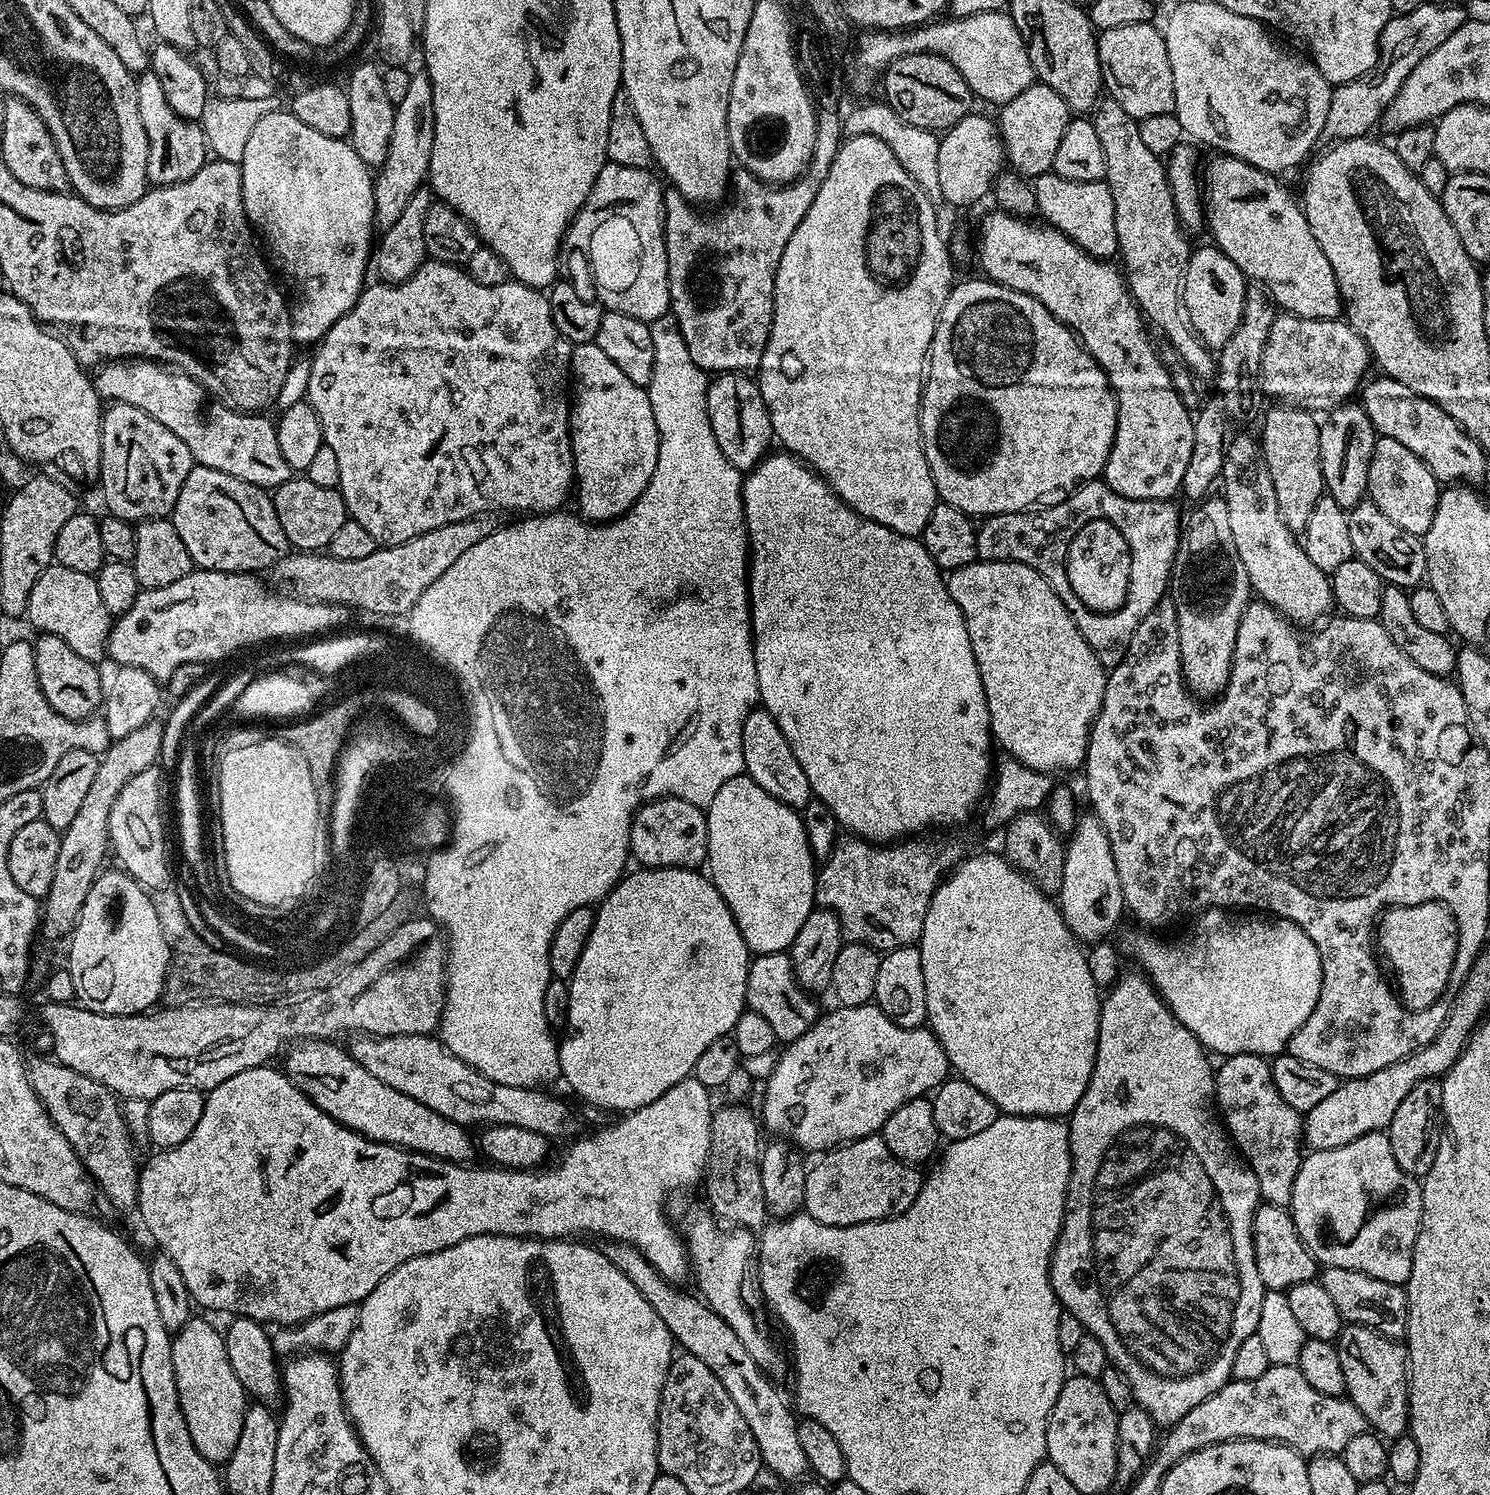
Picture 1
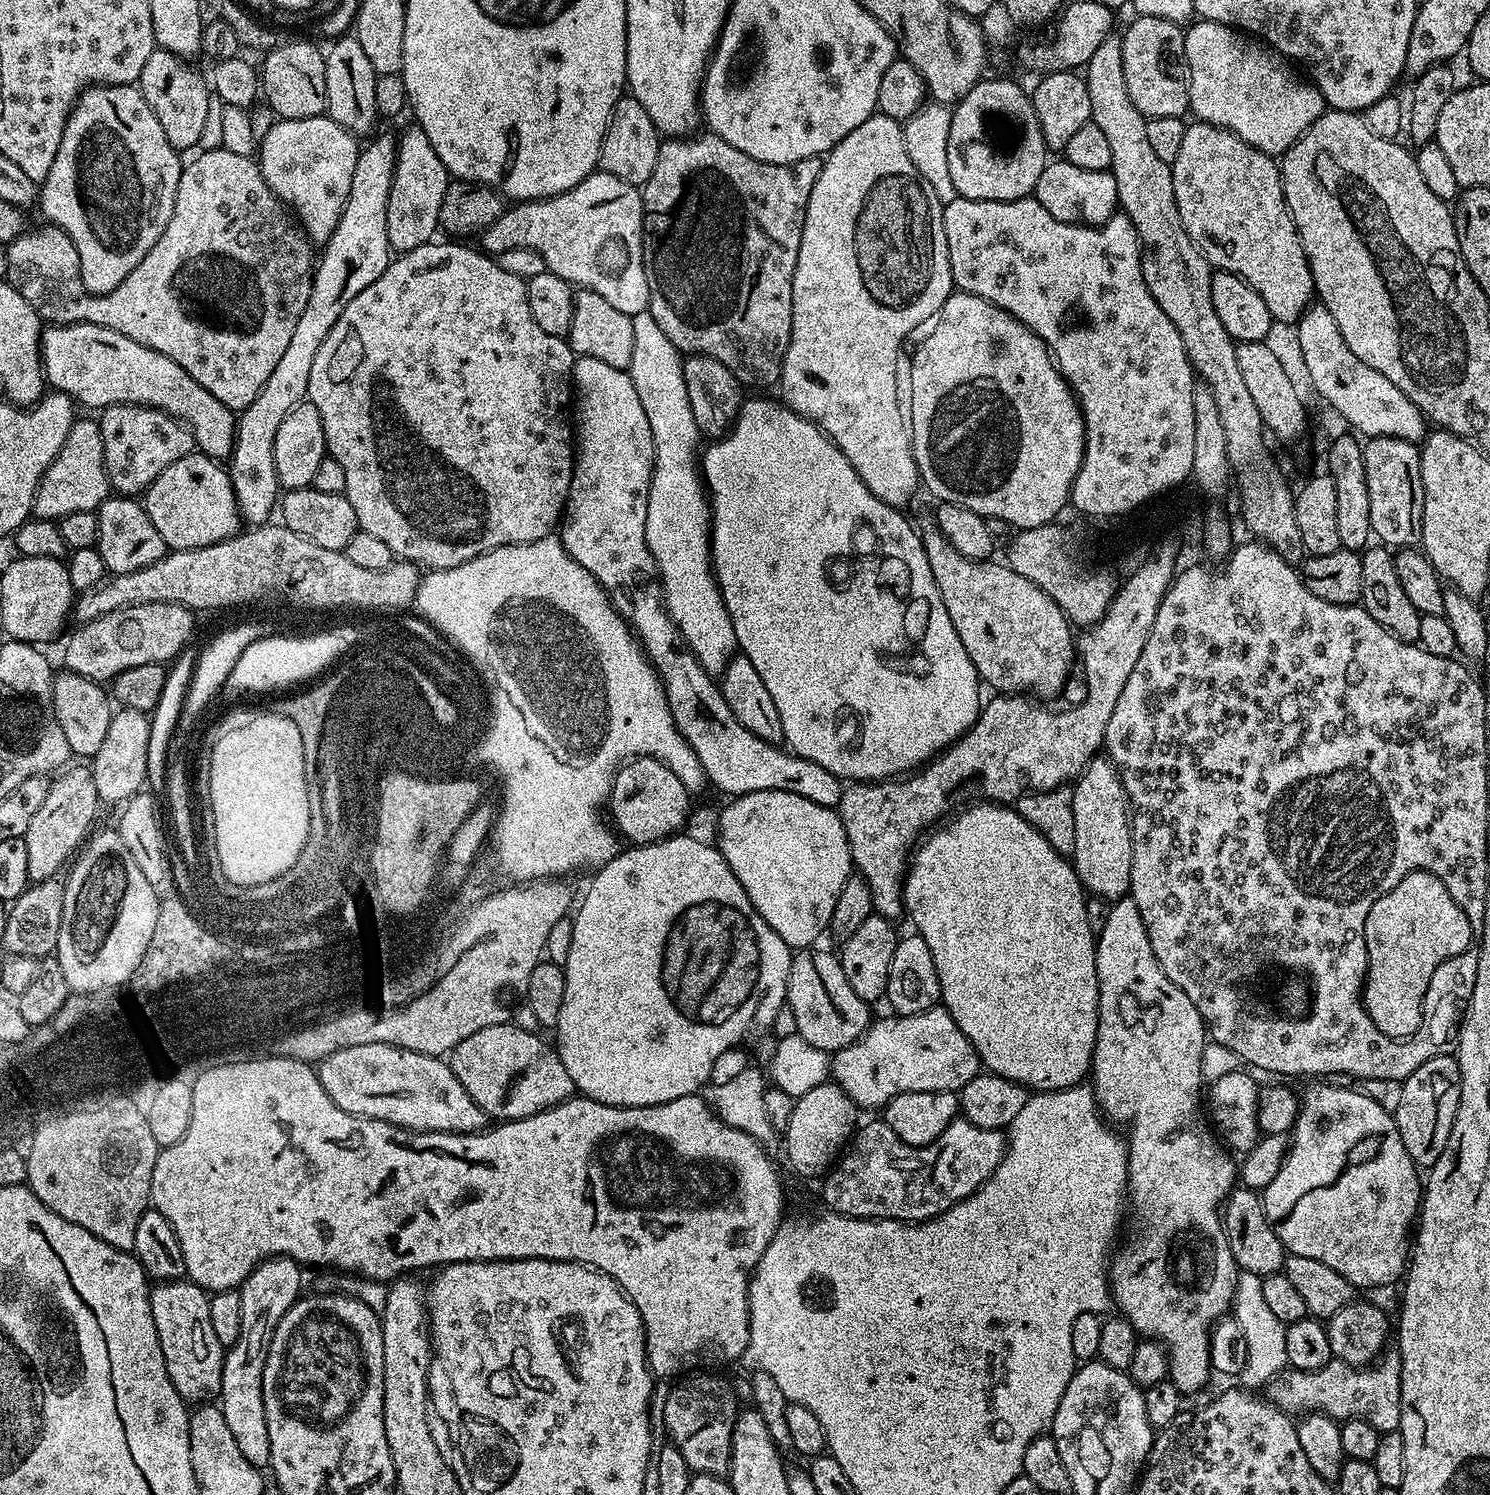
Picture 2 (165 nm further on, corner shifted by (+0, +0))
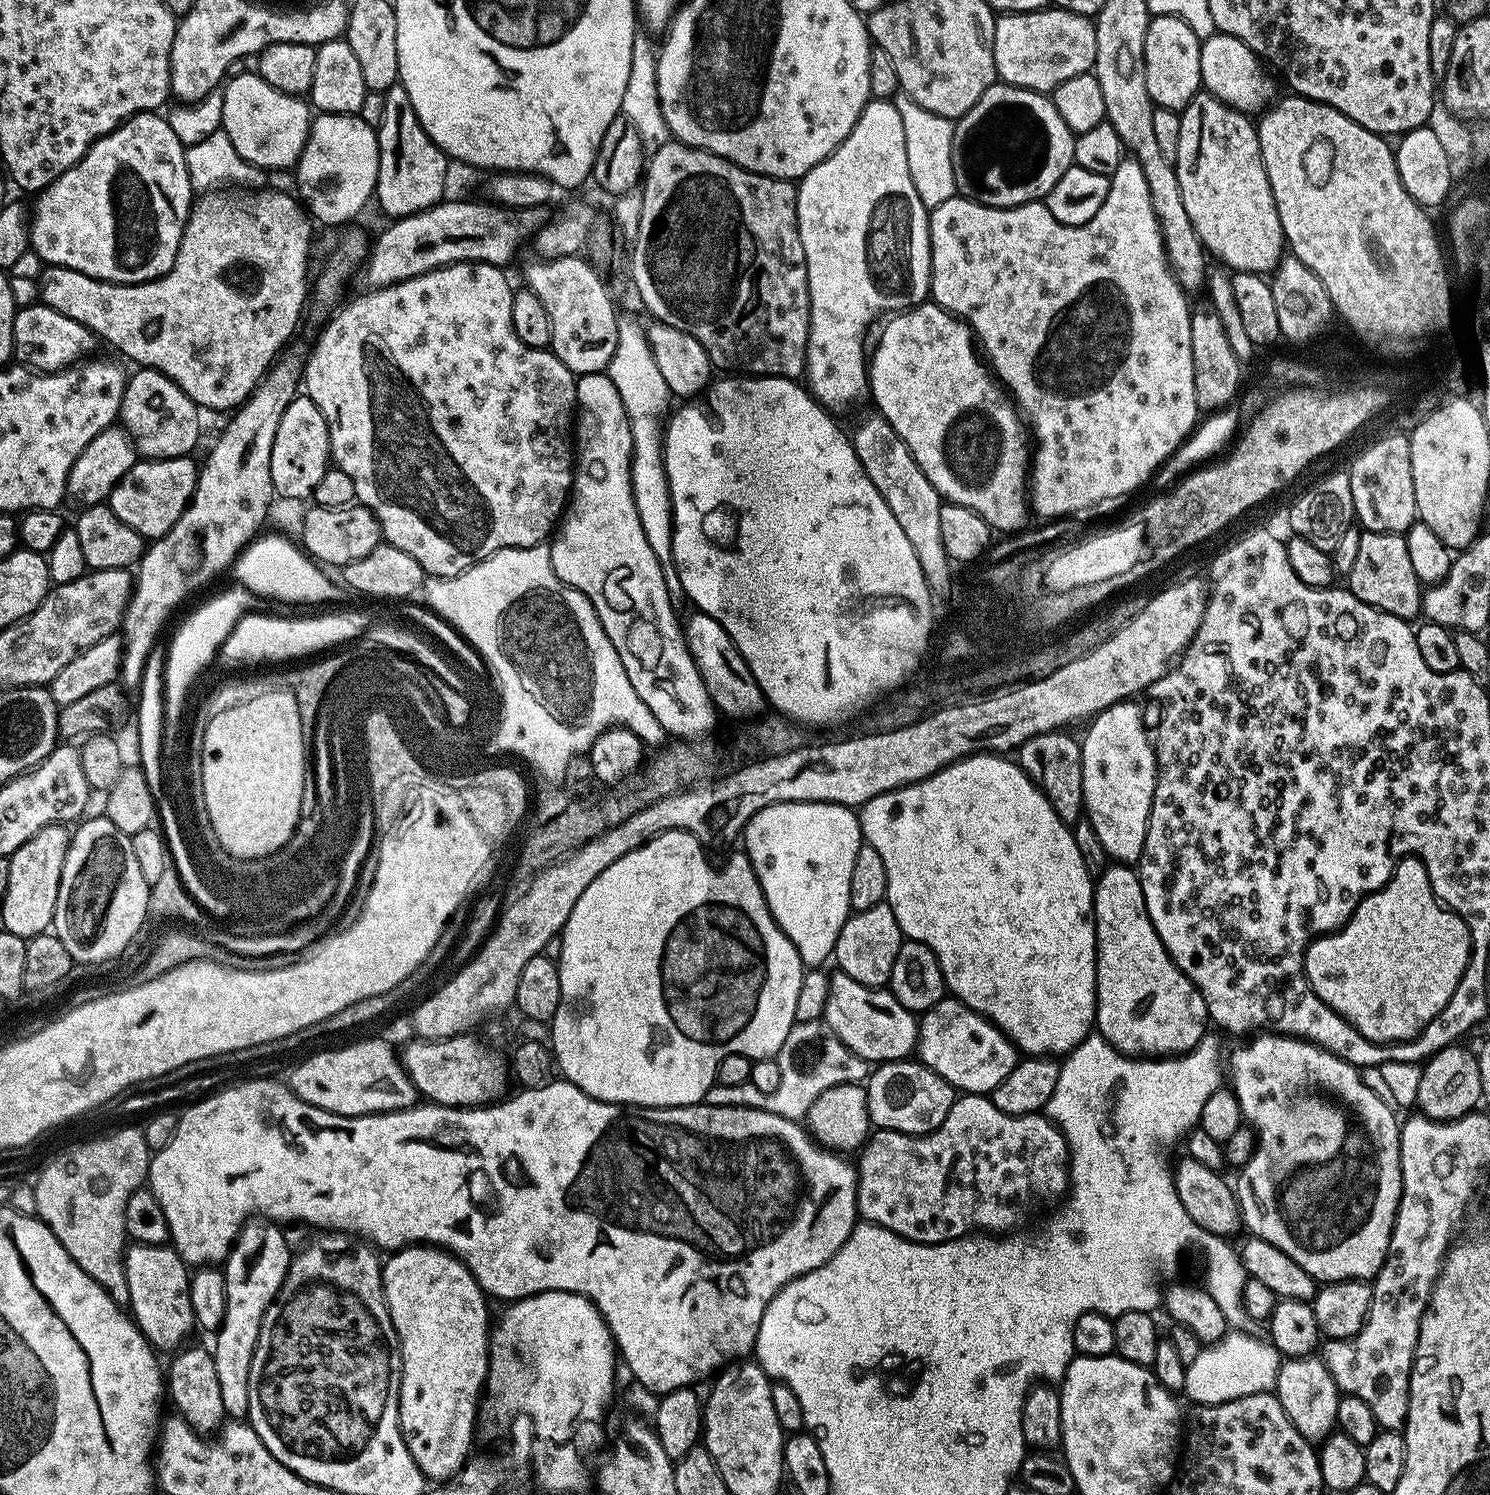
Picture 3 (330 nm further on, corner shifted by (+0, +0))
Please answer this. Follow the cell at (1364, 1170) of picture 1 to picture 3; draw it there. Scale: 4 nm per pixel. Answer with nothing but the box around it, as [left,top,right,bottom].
[1226,1034,1402,1285]

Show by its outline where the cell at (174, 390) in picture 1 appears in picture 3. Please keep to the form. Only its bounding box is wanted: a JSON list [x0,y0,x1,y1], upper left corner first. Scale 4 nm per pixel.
[12,302,98,372]

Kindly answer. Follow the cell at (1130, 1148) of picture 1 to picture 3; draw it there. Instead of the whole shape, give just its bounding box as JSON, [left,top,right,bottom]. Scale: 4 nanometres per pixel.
[1092,862,1210,1058]

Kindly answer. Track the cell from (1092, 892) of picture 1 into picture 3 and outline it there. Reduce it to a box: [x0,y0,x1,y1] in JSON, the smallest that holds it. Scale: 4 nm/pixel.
[1080,699,1156,865]

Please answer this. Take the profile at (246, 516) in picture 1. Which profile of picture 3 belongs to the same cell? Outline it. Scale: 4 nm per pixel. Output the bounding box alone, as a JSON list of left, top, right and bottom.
[106,455,198,542]

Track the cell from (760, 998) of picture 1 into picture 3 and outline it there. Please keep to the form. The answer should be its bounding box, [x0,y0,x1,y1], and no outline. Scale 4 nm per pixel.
[823,970,920,1065]

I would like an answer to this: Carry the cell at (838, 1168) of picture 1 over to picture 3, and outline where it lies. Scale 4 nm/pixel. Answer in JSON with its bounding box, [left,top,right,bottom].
[856,1094,1070,1244]

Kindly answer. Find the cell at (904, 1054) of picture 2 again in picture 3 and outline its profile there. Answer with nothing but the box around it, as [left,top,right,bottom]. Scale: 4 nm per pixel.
[918,998,1018,1096]

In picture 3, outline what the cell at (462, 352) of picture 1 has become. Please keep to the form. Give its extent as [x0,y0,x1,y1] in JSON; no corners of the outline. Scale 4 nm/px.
[302,262,576,576]

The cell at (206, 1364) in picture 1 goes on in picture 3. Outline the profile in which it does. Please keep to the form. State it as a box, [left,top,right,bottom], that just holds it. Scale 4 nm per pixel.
[124,1242,196,1349]

